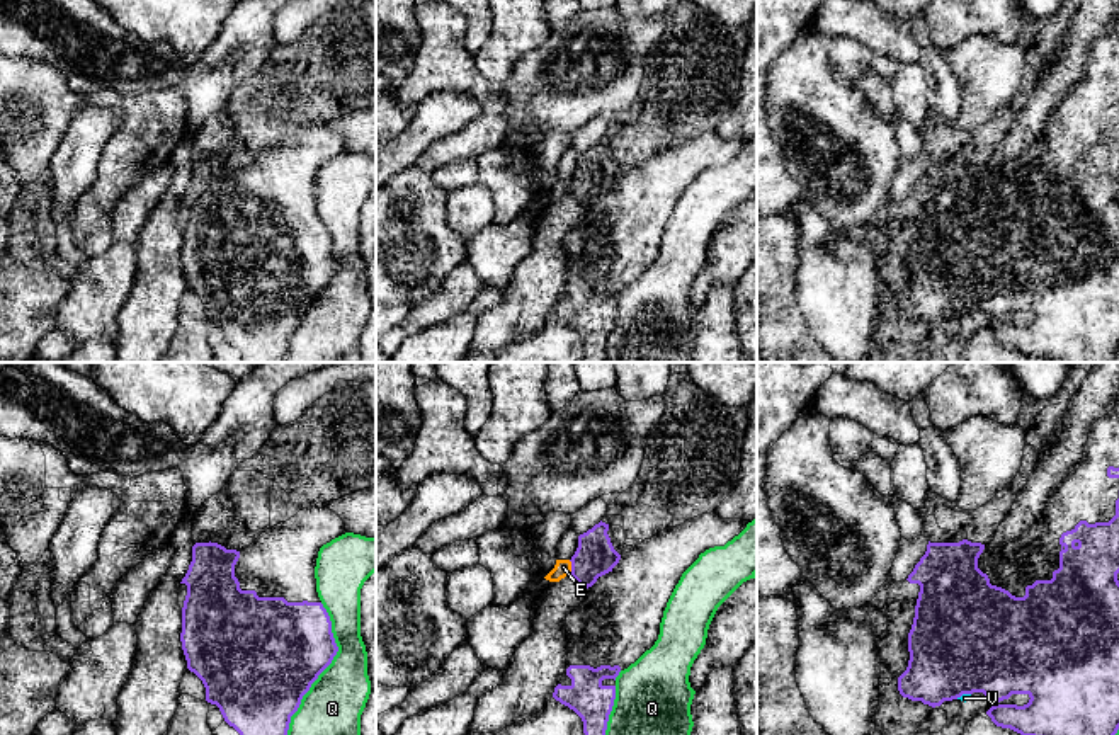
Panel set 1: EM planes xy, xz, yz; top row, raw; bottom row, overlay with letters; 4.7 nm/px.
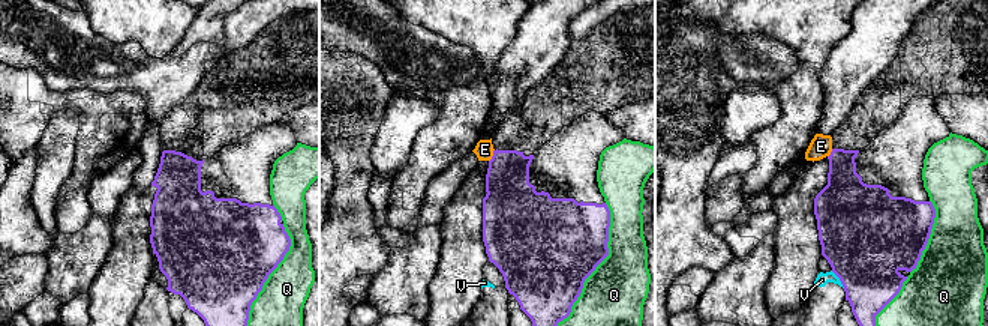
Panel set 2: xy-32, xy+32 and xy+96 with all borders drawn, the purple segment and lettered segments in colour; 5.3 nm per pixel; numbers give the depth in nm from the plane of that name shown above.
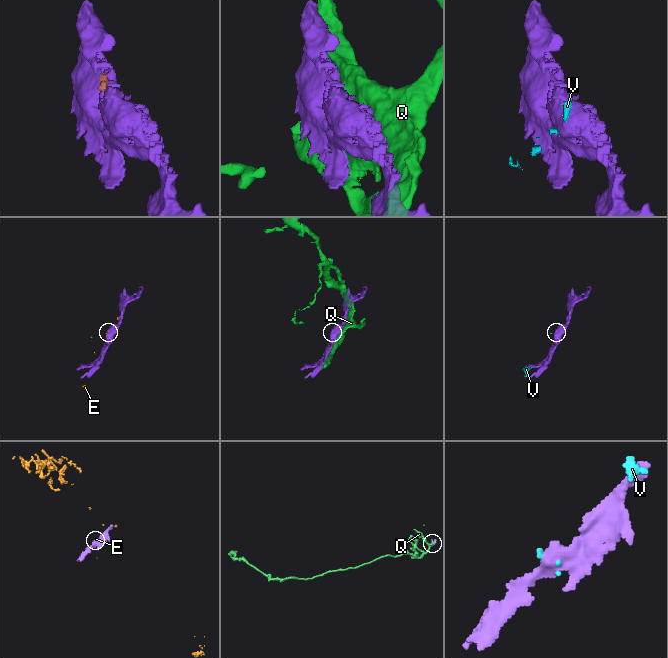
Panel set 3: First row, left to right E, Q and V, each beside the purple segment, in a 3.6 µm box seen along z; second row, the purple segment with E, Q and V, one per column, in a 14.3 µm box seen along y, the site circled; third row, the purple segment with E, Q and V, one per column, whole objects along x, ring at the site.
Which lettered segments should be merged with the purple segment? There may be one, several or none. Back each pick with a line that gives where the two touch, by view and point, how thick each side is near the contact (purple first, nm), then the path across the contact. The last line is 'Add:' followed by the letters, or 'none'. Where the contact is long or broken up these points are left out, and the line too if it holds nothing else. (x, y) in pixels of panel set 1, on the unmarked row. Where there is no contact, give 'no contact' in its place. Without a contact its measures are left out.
Add: none

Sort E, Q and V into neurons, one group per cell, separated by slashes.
E / Q / V

